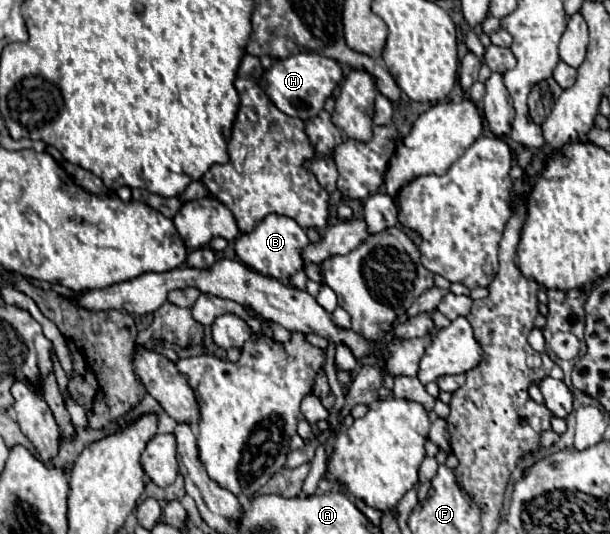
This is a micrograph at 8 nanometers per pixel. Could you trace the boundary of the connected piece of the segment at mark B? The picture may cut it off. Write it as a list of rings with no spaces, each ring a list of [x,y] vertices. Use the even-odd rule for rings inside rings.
[[[267,215],[253,233],[245,233],[241,237],[237,237],[235,241],[235,251],[237,257],[251,269],[255,269],[257,273],[265,275],[265,277],[273,277],[279,281],[285,281],[287,277],[291,277],[293,273],[303,269],[303,259],[301,253],[303,249],[309,245],[309,239],[305,235],[305,231],[291,219],[285,215]]]

